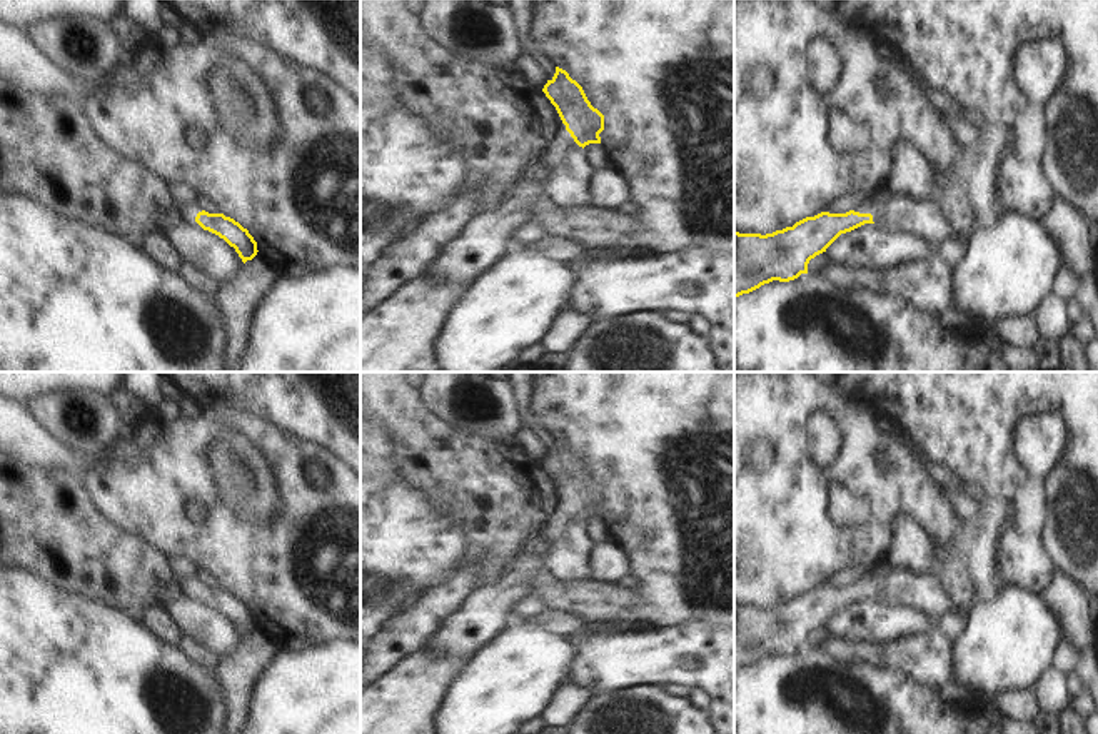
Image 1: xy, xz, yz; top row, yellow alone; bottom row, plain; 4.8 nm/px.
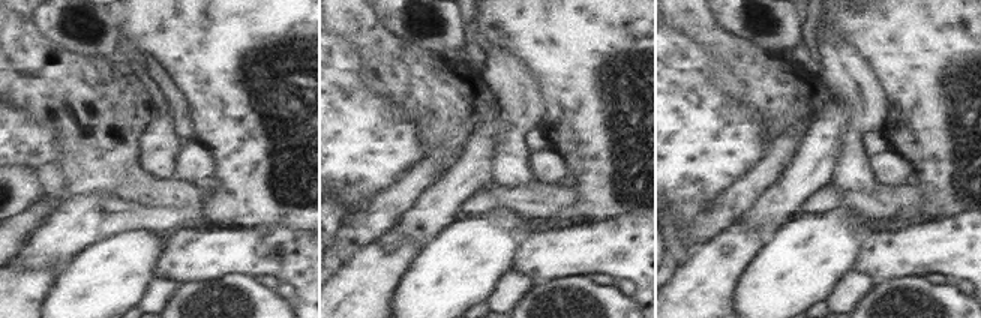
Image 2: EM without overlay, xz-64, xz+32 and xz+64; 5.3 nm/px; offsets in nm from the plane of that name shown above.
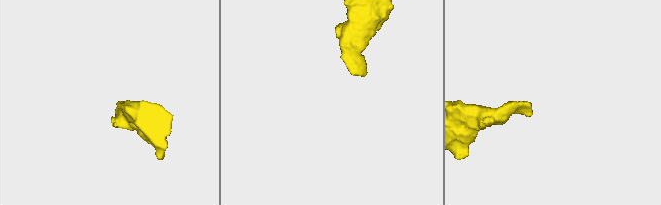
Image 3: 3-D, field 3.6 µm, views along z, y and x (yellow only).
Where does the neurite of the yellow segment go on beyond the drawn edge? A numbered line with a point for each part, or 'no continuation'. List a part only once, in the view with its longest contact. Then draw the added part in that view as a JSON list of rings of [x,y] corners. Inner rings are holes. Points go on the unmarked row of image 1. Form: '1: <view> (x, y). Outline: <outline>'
1: xz (569, 559). Outline: [[[567,504],[554,512],[546,525],[546,535],[551,544],[547,576],[562,582],[592,579],[592,542],[587,537],[586,524]]]

